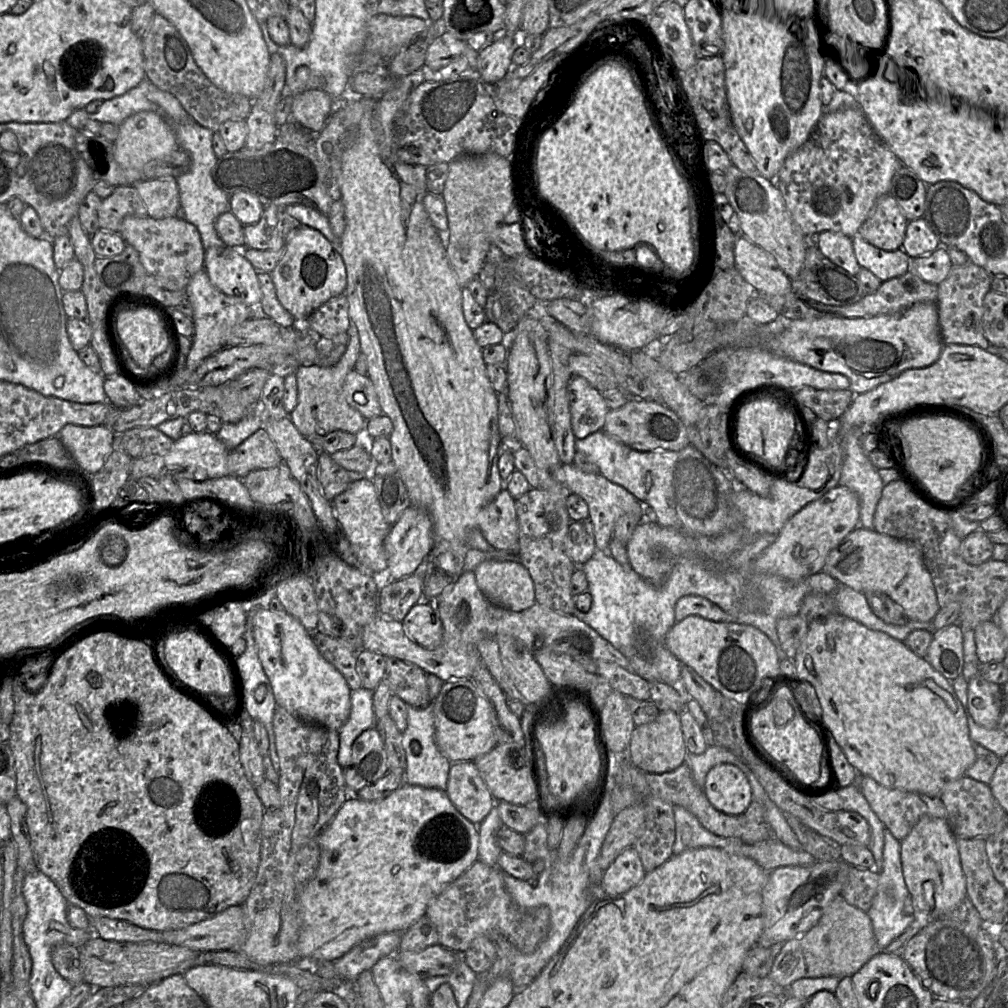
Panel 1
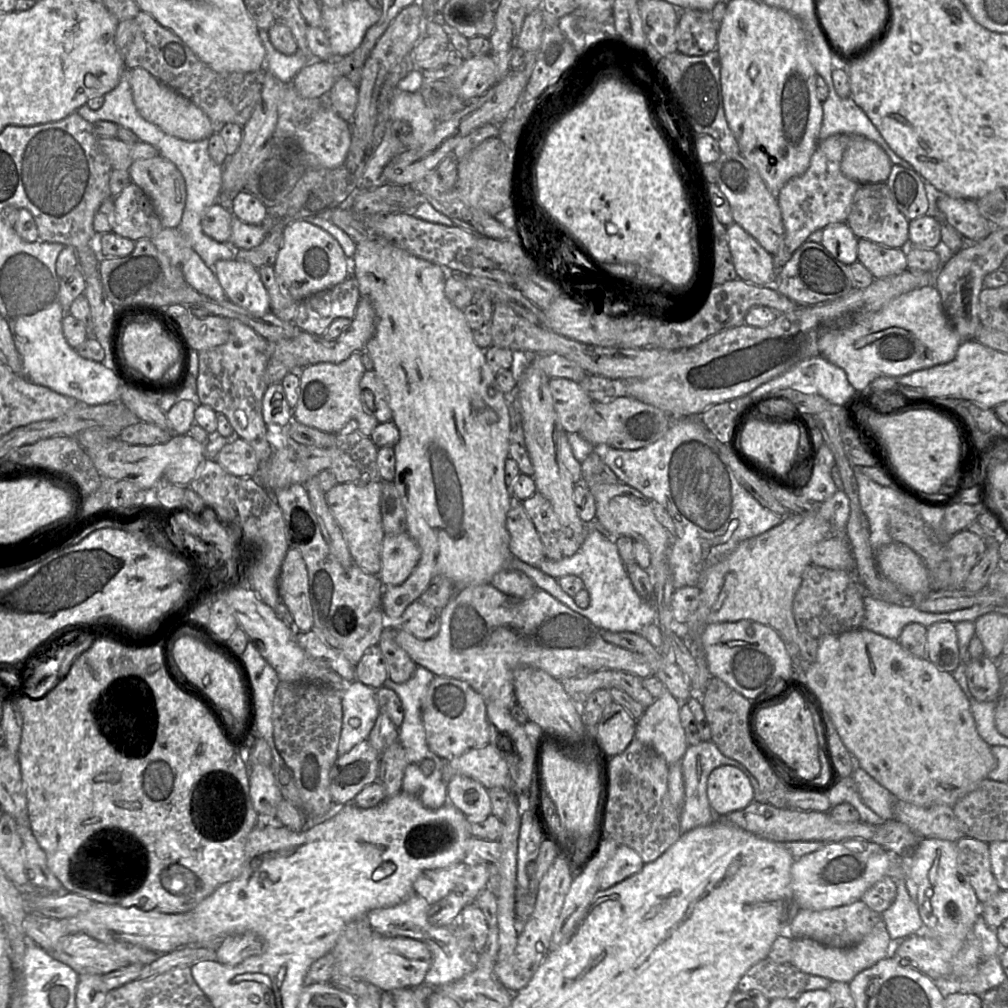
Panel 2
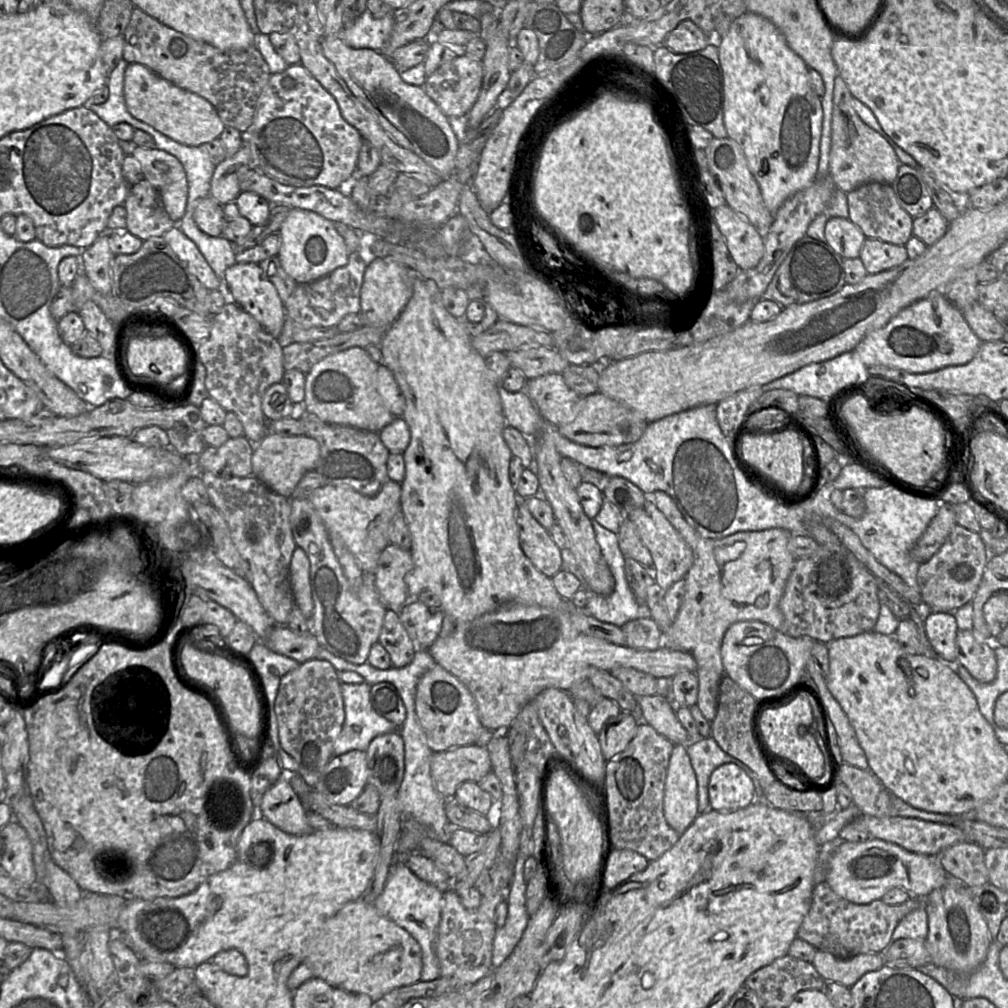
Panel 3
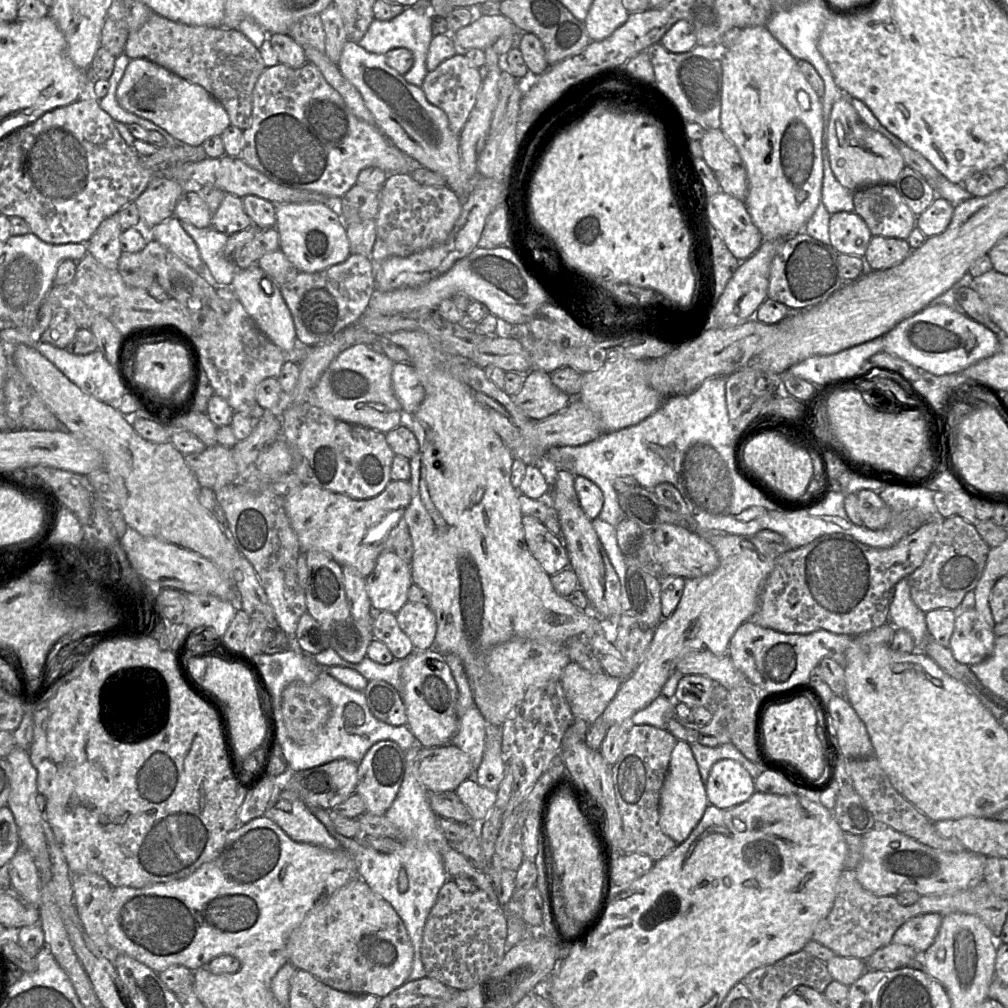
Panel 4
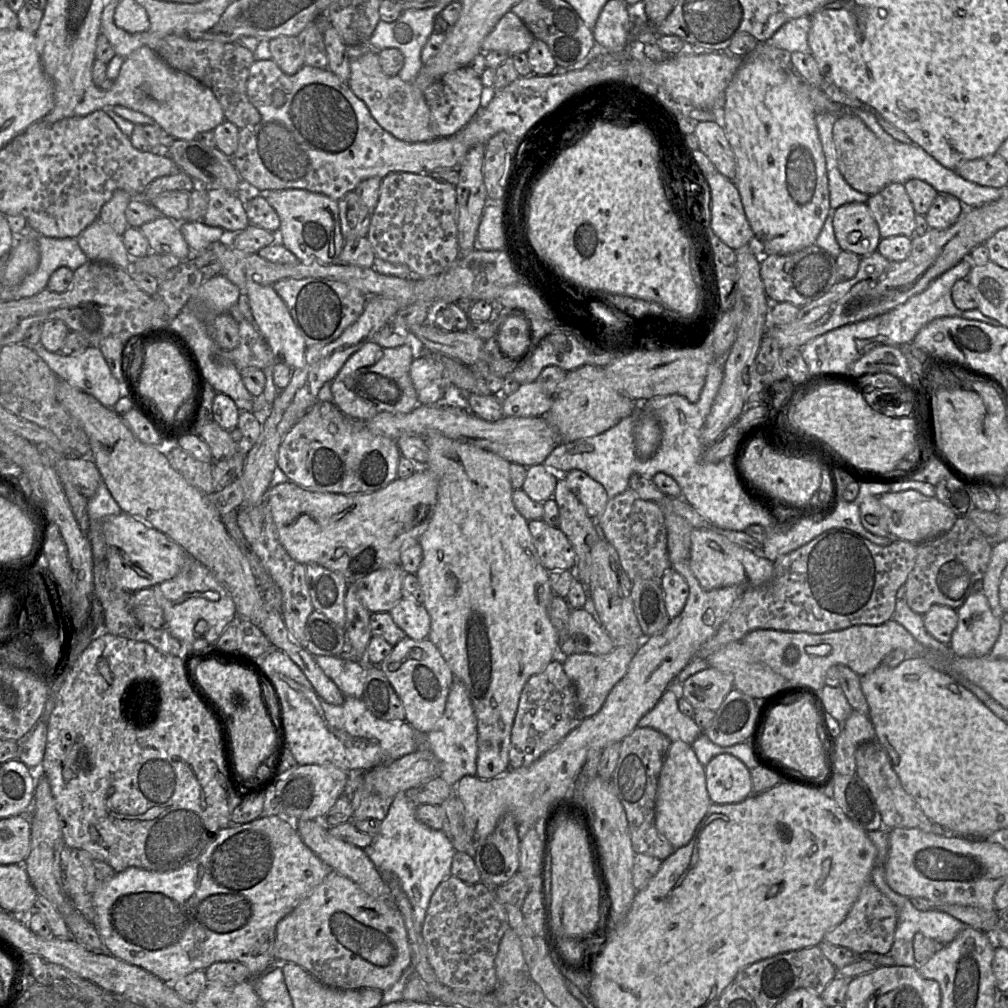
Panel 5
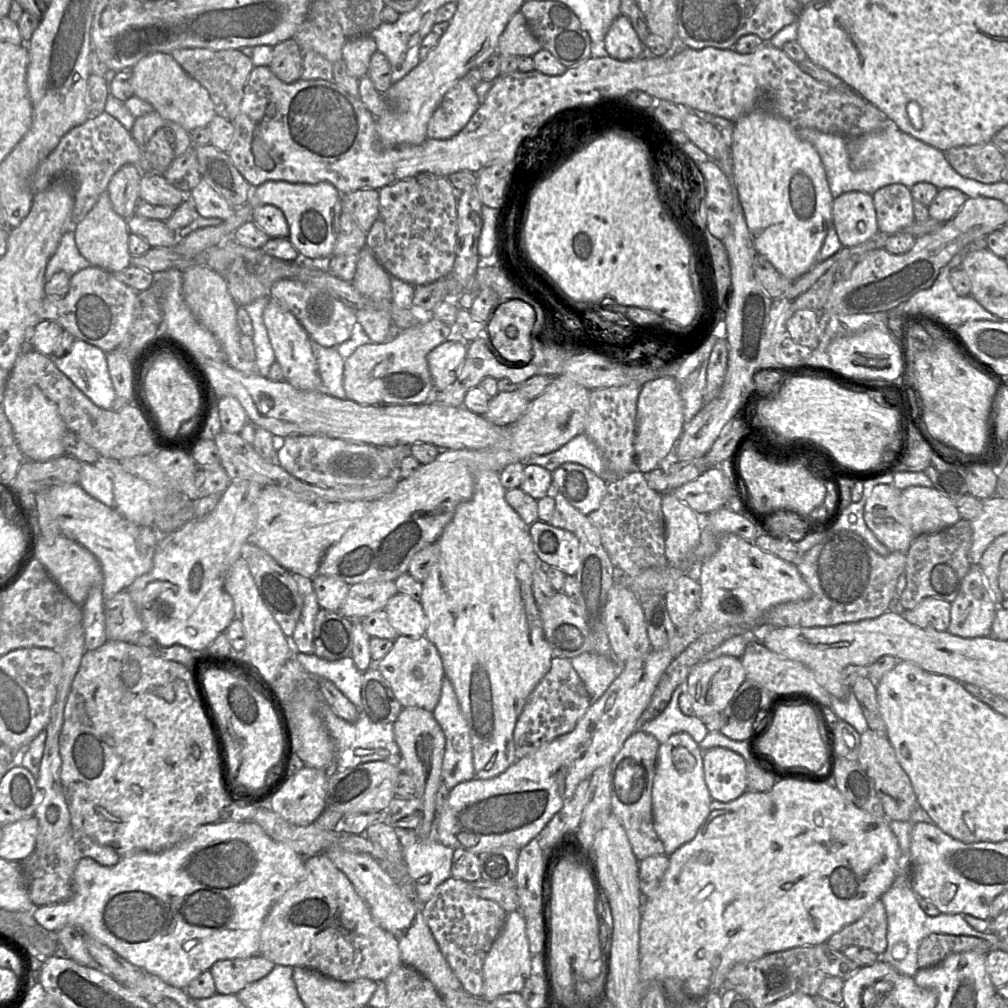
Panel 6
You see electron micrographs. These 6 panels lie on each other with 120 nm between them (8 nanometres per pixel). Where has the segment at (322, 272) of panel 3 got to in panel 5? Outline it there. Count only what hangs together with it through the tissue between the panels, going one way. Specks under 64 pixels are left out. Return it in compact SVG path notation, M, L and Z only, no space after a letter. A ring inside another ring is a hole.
M304 189L270 190L267 202L280 219L278 242L303 263L336 263L345 244L339 220L338 202L328 196Z

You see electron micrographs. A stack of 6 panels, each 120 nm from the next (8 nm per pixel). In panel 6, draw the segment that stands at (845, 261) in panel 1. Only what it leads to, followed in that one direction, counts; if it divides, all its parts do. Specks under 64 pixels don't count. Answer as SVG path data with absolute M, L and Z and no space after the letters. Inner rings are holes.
M850 191L835 198L832 225L842 247L854 247L869 240L878 232L872 195Z

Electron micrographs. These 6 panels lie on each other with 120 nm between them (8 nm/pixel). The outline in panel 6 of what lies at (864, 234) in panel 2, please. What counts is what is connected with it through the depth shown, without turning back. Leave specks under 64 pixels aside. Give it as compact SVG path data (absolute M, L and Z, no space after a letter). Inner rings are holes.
M895 183L872 195L878 231L895 234L914 223L913 198L910 188Z

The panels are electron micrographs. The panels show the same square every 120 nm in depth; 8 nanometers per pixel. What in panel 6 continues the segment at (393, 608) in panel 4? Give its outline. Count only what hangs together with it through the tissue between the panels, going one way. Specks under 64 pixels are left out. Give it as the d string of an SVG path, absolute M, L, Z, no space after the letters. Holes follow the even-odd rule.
M394 581L356 583L350 586L339 612L351 620L361 620L375 611L385 609L388 600L396 593Z

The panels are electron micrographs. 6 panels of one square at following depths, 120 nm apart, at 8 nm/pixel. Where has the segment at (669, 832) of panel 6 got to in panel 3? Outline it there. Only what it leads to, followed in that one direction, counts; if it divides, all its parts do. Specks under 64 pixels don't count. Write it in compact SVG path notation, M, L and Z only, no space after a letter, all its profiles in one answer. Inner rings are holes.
M674 745L664 785L663 813L667 824L679 835L698 815L698 789L686 745Z

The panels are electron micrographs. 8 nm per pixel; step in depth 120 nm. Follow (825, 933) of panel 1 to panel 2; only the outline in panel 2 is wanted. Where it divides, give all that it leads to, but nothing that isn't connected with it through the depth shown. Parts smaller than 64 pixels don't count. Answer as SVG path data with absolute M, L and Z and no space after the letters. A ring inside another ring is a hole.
M882 920L874 926L861 942L849 948L833 948L809 938L796 938L791 943L792 956L790 963L807 975L822 976L831 980L831 982L850 983L859 972L887 957L889 941L890 936Z

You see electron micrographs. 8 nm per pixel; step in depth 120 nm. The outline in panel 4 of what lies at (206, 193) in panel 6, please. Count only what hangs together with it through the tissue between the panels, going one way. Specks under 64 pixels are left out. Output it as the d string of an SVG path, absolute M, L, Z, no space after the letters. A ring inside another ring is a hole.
M226 193L221 204L213 212L211 226L217 231L231 235L253 225L245 213L242 198Z

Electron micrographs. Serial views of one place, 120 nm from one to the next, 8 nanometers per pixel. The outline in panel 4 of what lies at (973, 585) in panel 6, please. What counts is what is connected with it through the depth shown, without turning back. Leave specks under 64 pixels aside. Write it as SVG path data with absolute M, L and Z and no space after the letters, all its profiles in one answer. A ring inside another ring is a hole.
M970 609L957 614L949 648L959 663L974 666L992 654L995 638L990 626Z

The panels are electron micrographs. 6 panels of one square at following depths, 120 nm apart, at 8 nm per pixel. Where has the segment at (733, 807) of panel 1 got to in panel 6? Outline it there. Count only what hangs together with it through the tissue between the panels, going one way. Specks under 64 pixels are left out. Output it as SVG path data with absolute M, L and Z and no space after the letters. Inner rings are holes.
M722 747L703 751L704 780L712 800L728 803L748 790L747 761Z

